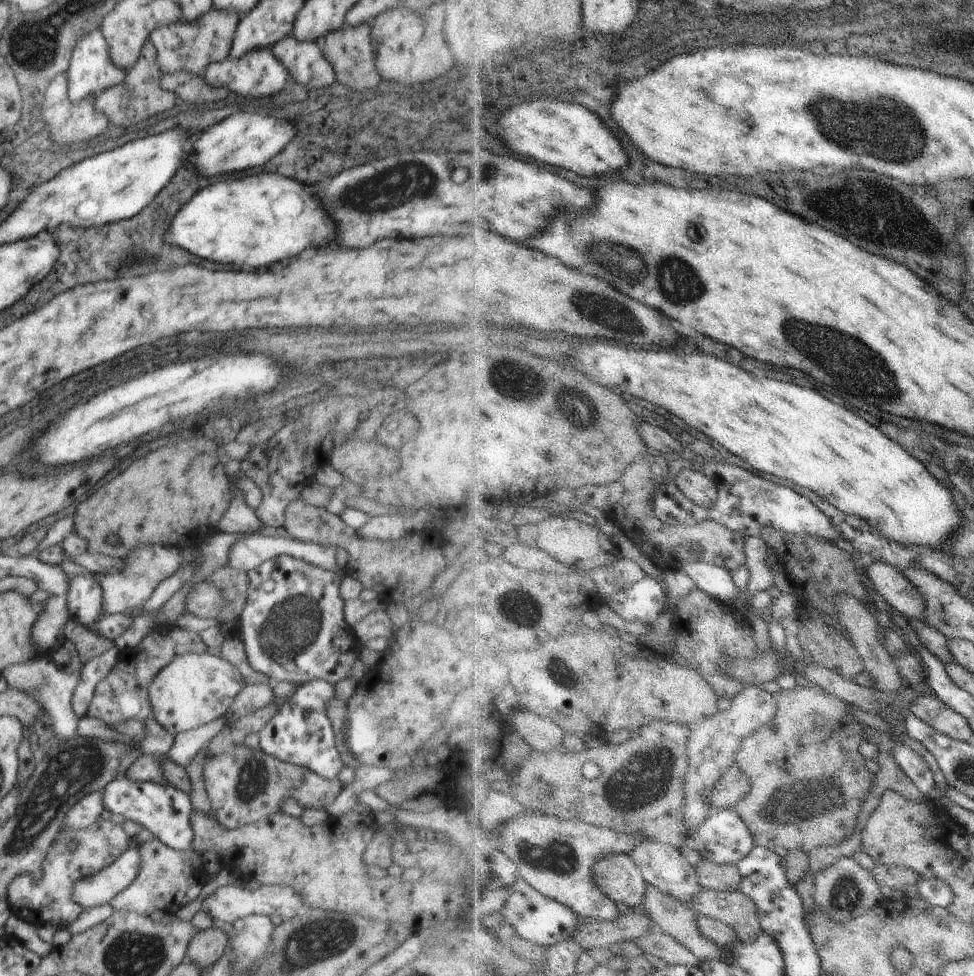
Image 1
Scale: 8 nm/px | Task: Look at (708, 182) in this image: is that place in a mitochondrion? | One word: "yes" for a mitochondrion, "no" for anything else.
no

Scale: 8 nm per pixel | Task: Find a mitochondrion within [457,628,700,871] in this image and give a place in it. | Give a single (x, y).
(647, 778)

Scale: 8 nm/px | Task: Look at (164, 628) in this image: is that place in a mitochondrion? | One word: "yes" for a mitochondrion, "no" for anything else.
no

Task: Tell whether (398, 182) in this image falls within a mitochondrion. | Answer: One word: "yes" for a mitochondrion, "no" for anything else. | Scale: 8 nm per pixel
yes

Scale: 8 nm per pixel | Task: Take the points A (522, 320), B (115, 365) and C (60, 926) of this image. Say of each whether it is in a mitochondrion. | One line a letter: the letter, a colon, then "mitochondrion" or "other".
A: other
B: other
C: other

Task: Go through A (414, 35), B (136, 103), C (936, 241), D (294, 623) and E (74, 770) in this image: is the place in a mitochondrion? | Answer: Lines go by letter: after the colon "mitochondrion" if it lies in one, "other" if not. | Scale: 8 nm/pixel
A: other
B: other
C: other
D: mitochondrion
E: mitochondrion

